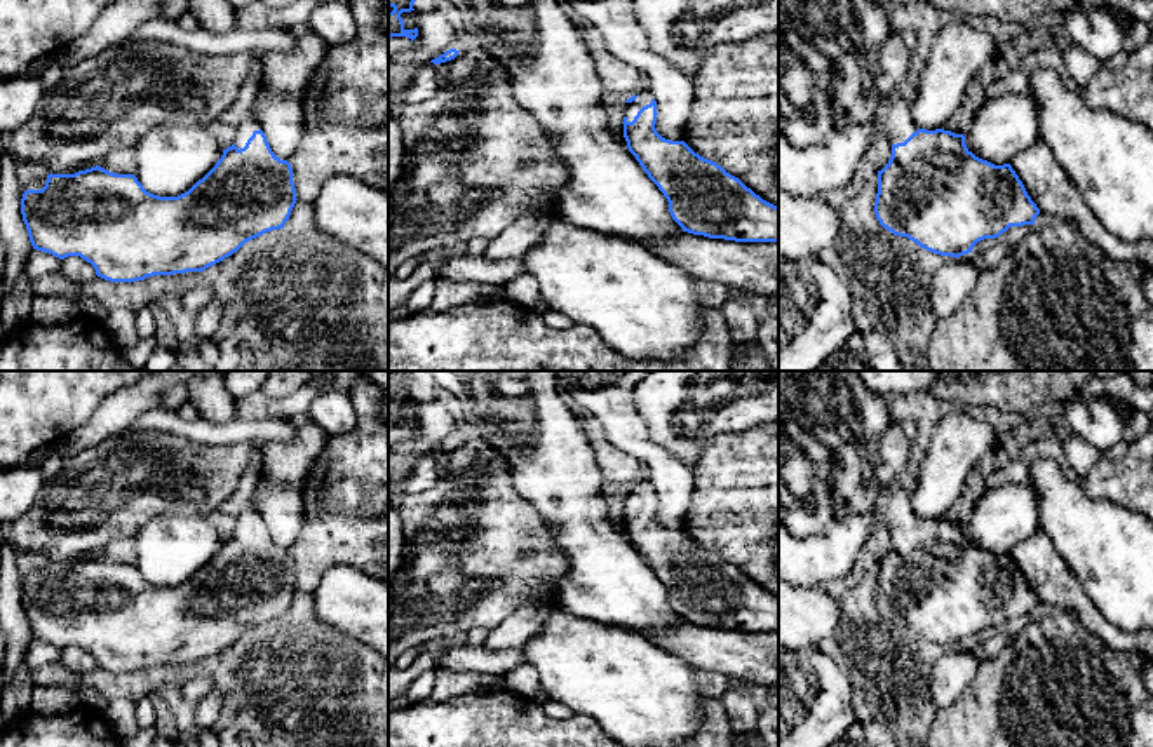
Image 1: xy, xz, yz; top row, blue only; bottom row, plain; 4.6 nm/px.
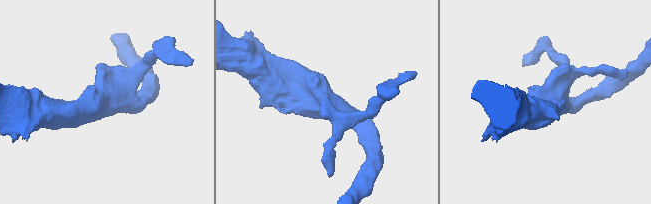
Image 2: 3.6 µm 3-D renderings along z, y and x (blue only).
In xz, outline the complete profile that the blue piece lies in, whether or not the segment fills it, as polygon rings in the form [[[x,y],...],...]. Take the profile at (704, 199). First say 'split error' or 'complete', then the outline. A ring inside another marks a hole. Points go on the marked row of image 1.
split error | [[[648,91],[625,101],[624,138],[648,178],[669,202],[683,232],[735,242],[779,242],[779,207],[763,200],[721,165],[695,153],[684,141],[662,138],[657,129],[657,101]]]

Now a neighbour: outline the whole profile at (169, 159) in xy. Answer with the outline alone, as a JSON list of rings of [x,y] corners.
[[[169,124],[150,129],[132,151],[134,176],[146,192],[158,197],[188,192],[223,155],[211,129]]]

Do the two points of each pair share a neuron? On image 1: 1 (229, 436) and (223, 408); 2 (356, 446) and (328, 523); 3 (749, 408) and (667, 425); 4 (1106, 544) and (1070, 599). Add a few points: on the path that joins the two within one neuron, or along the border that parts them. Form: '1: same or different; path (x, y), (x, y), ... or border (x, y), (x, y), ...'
1: different; border (201, 417), (216, 423), (229, 423), (237, 418)
2: same; path (356, 465), (356, 495), (347, 504)
3: same; path (728, 408), (716, 415), (688, 415)
4: different; border (1056, 549), (1087, 599), (1103, 617)

